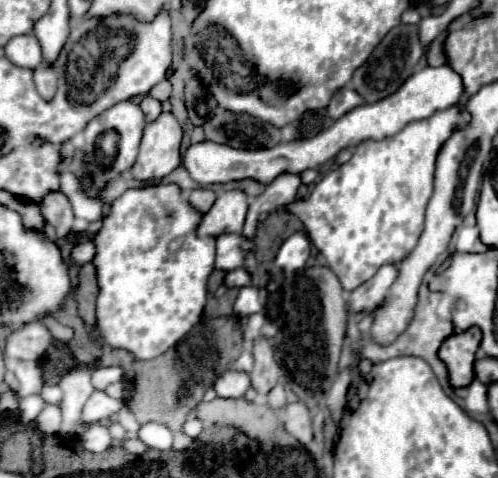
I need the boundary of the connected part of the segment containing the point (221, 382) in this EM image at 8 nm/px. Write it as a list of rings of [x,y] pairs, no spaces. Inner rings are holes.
[[[228,370],[228,372],[224,372],[224,376],[216,378],[212,388],[222,398],[238,398],[238,396],[246,394],[248,386],[250,386],[250,376],[246,372]]]

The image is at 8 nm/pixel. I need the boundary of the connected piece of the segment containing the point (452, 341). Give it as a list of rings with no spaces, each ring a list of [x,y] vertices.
[[[472,326],[462,334],[452,334],[440,348],[440,358],[444,360],[450,376],[450,384],[454,388],[464,388],[474,380],[474,362],[476,350],[480,346],[482,332]]]

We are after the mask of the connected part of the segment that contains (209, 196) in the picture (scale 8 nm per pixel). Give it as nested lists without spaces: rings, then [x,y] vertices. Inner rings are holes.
[[[196,188],[188,194],[188,200],[196,210],[208,212],[208,208],[212,208],[212,204],[216,202],[216,192],[210,188]]]

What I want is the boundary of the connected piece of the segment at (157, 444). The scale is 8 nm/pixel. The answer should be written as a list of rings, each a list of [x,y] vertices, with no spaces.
[[[142,424],[138,430],[138,438],[148,446],[156,450],[170,450],[172,448],[172,432],[162,424]]]

